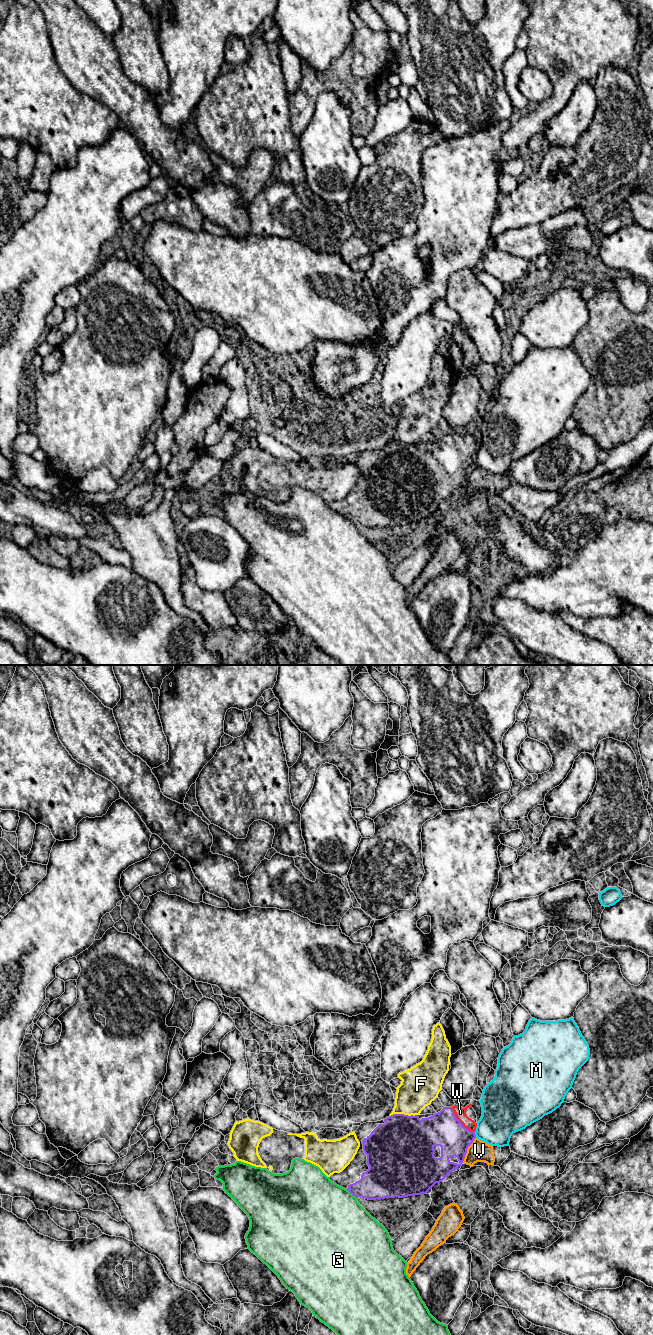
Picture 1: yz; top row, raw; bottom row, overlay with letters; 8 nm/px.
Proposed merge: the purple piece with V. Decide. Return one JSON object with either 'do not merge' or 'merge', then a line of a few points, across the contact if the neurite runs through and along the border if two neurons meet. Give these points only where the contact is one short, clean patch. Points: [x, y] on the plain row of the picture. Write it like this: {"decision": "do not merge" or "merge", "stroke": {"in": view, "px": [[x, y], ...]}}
{"decision": "do not merge", "stroke": {"in": "yz", "px": [[475, 465], [468, 475], [462, 490]]}}

